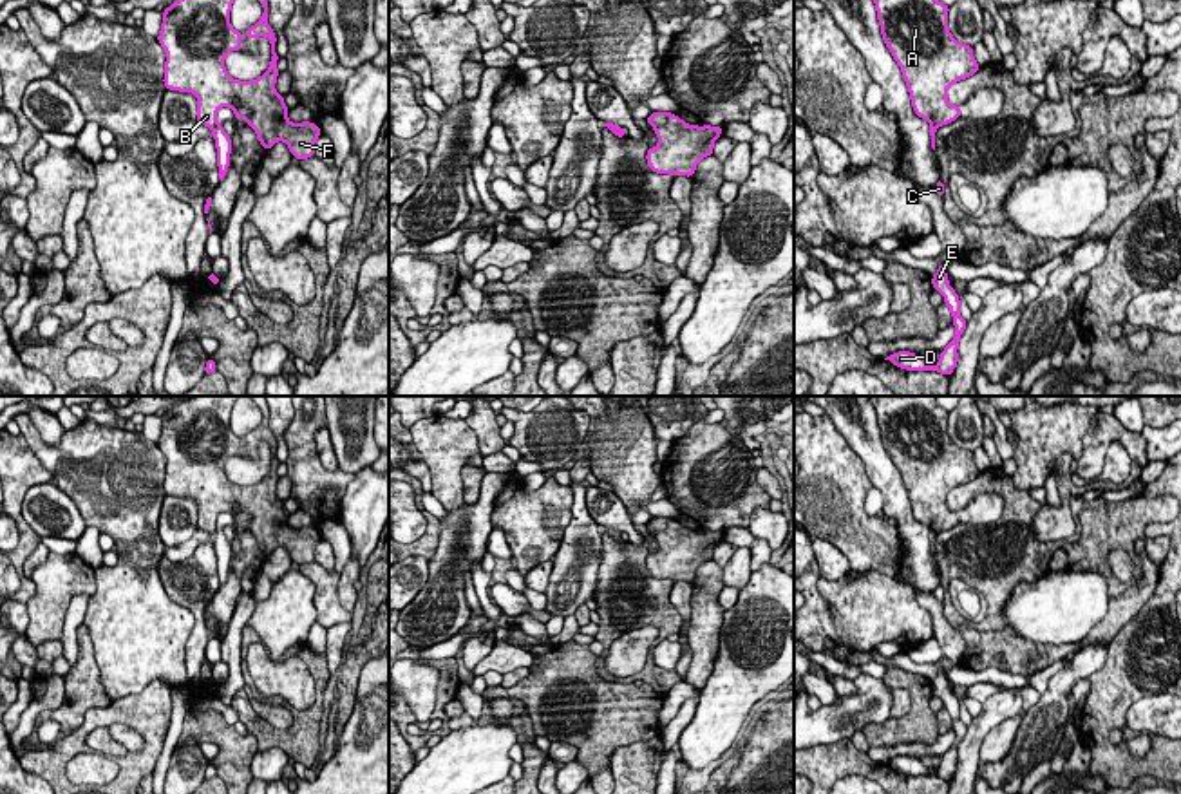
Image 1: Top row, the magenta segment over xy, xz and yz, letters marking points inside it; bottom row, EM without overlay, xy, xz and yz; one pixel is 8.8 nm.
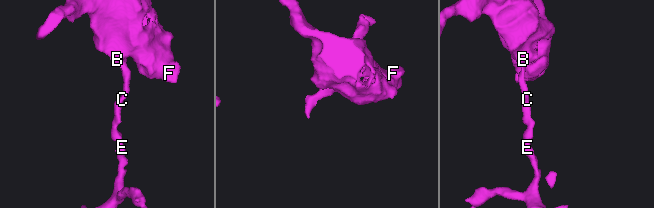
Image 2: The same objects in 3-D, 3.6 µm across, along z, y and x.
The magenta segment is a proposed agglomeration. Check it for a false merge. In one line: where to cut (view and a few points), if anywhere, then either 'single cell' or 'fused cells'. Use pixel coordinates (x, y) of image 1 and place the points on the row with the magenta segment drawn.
xy (217, 123), (210, 129) | fused cells

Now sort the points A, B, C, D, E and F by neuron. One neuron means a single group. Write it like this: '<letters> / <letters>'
A B F / C D E

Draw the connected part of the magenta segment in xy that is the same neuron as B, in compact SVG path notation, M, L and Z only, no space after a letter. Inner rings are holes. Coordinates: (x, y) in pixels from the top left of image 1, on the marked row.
M175 0L163 11L157 34L166 52L165 89L192 92L197 98L197 123L210 130L217 125L222 107L233 110L235 119L244 119L257 134L259 143L269 150L284 141L293 157L315 156L315 143L322 134L317 123L291 123L289 109L275 89L279 54L277 36L268 25L268 0L262 16L244 34L230 24L233 0ZM266 36L271 43L268 71L257 80L233 80L224 60L231 51L242 51L242 38Z

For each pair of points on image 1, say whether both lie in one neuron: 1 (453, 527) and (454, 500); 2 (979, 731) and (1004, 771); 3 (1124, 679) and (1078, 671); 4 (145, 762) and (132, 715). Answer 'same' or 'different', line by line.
1: different
2: different
3: different
4: same

